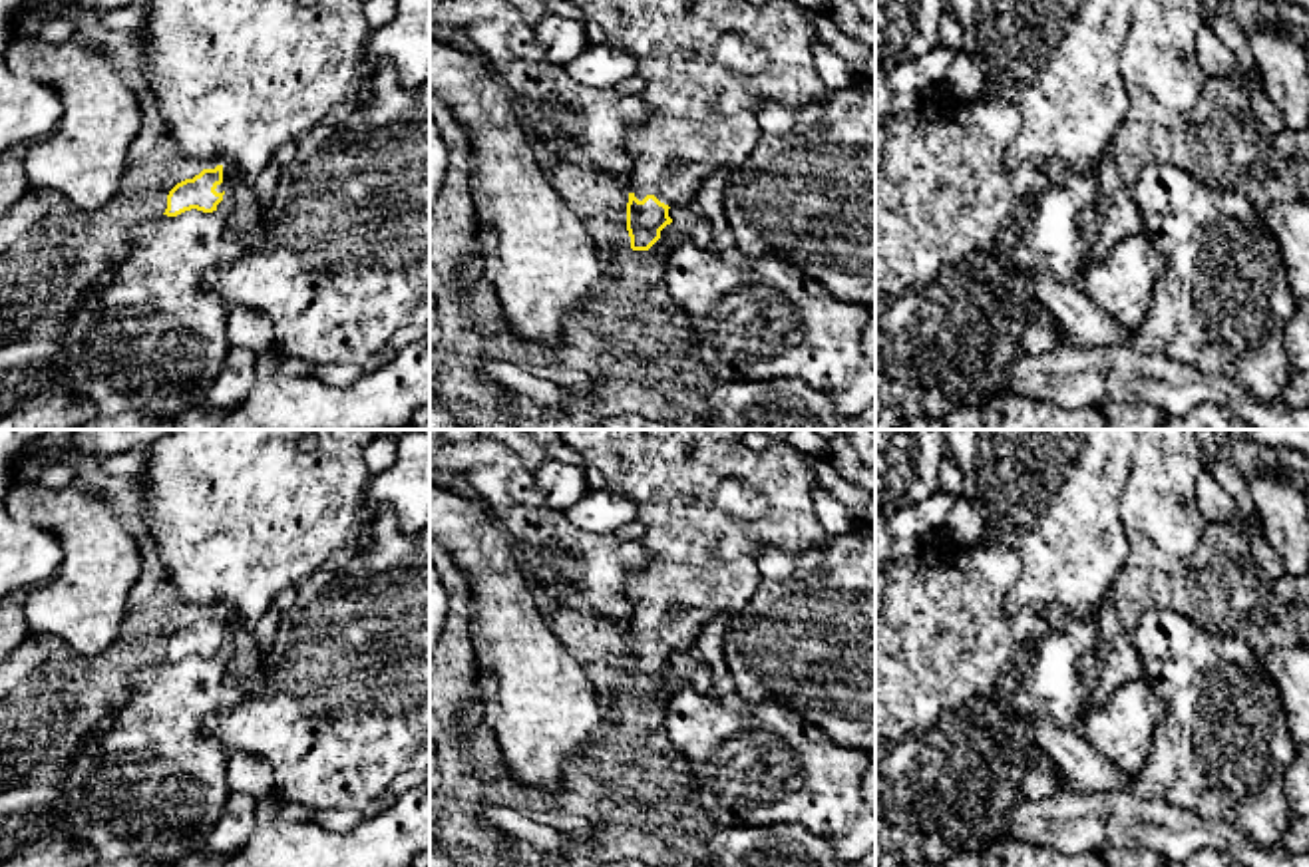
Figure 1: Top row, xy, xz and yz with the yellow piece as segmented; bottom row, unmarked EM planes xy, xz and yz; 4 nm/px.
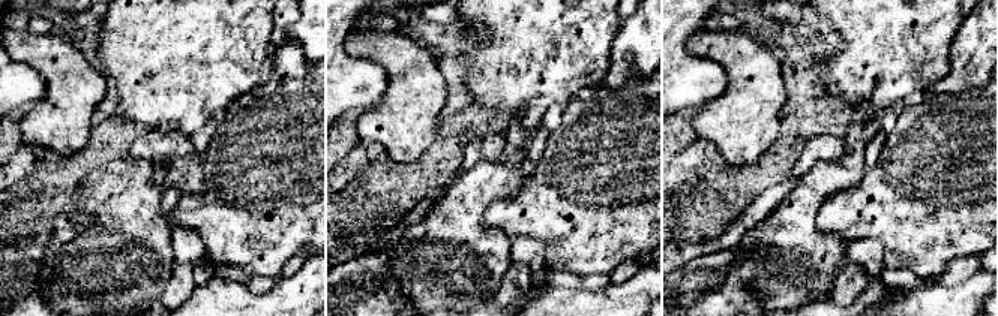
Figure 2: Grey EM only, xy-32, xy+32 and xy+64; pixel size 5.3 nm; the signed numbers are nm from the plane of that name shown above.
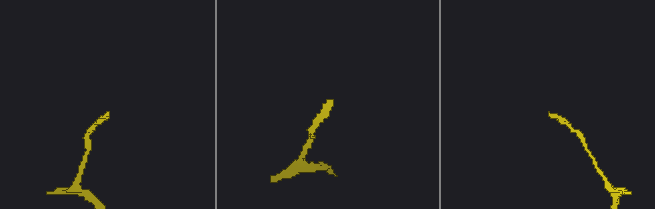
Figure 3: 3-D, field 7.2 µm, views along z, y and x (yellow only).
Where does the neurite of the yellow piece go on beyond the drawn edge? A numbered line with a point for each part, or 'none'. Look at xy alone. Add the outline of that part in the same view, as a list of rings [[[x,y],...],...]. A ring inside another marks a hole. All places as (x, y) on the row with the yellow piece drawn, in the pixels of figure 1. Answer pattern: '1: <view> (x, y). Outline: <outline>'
1: xy (245, 223). Outline: [[[227,179],[217,185],[217,193],[231,189],[235,209],[229,217],[227,237],[239,241],[245,249],[257,247],[263,243],[265,217],[263,209],[255,197],[249,179]]]

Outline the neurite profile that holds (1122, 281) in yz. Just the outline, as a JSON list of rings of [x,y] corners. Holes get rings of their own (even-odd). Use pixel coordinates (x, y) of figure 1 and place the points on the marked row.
[[[1140,231],[1120,241],[1100,260],[1084,264],[1078,286],[1090,302],[1132,332],[1146,318],[1162,270],[1164,257],[1146,231]]]

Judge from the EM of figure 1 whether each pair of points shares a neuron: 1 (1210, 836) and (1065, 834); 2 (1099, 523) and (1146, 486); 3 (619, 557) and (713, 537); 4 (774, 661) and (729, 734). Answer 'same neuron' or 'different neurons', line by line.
1: same neuron
2: different neurons
3: different neurons
4: different neurons

